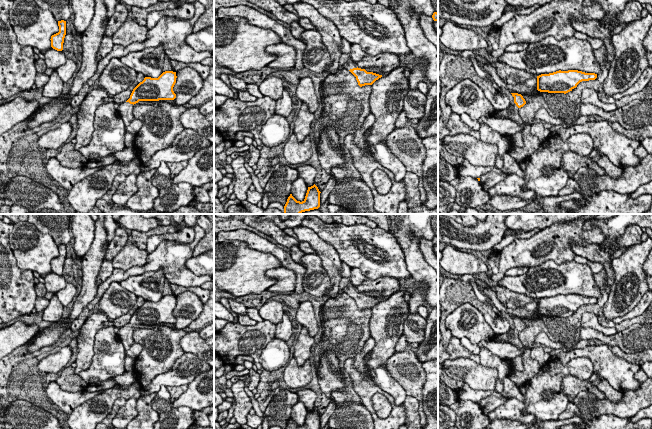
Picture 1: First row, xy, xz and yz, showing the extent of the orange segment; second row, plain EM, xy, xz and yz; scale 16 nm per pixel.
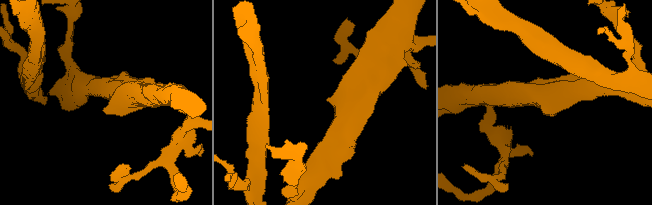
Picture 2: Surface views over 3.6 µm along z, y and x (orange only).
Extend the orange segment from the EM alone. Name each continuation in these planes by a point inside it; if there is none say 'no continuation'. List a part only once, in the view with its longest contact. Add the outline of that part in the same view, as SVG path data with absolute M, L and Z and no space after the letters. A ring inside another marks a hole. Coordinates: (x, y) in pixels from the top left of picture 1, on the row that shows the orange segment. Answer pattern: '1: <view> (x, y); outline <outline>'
1: xz (350, 64); outline M350 58L346 63L344 63L343 68L350 70L357 68L356 63Z

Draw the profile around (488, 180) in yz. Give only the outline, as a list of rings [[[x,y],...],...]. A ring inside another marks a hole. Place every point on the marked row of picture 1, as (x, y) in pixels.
[[[490,171],[482,175],[479,182],[485,193],[489,195],[488,190],[498,182],[503,181],[505,178],[507,178],[507,176],[508,174],[503,172],[497,173],[495,171]]]

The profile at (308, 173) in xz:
[[[304,165],[297,168],[298,177],[302,178],[308,187],[311,187],[315,184],[316,175],[318,174],[317,170],[310,165]]]

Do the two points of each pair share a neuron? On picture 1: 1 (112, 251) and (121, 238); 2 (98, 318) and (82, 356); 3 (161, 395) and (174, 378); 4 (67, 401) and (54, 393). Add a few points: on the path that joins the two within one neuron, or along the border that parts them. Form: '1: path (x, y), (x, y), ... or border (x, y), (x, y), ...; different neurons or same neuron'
1: path (114, 248), (119, 241); same neuron
2: path (91, 327), (86, 334), (85, 347); same neuron
3: border (166, 386), (162, 386), (156, 393); different neurons
4: path (64, 400), (57, 395); same neuron

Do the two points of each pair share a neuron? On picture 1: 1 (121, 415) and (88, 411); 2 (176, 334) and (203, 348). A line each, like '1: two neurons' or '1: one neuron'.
1: two neurons
2: two neurons

